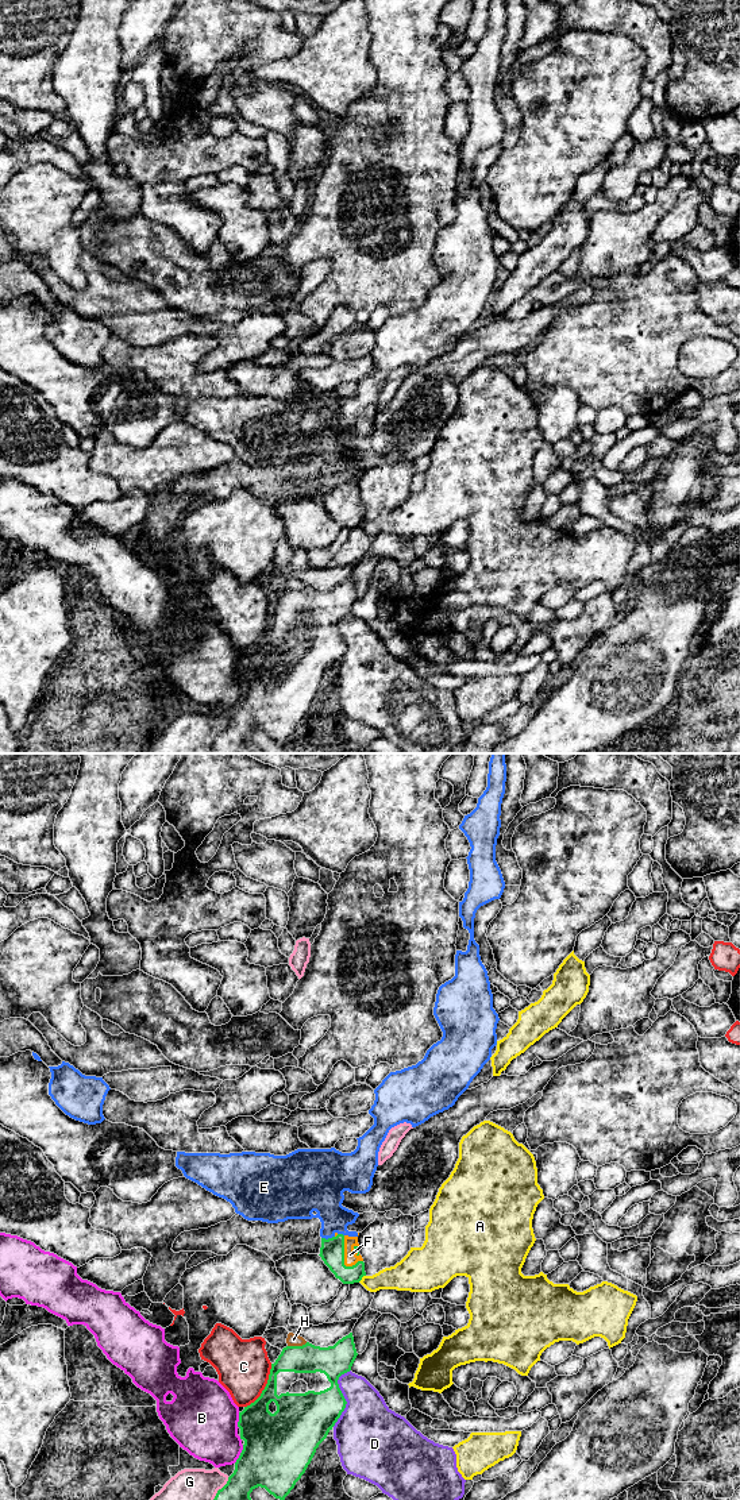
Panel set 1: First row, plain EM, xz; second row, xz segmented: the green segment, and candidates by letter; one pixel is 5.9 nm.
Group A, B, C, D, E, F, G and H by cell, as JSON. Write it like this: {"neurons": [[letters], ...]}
{"neurons": [["A"], ["B"], ["C"], ["D"], ["E", "F"], ["G"], ["H"]]}

